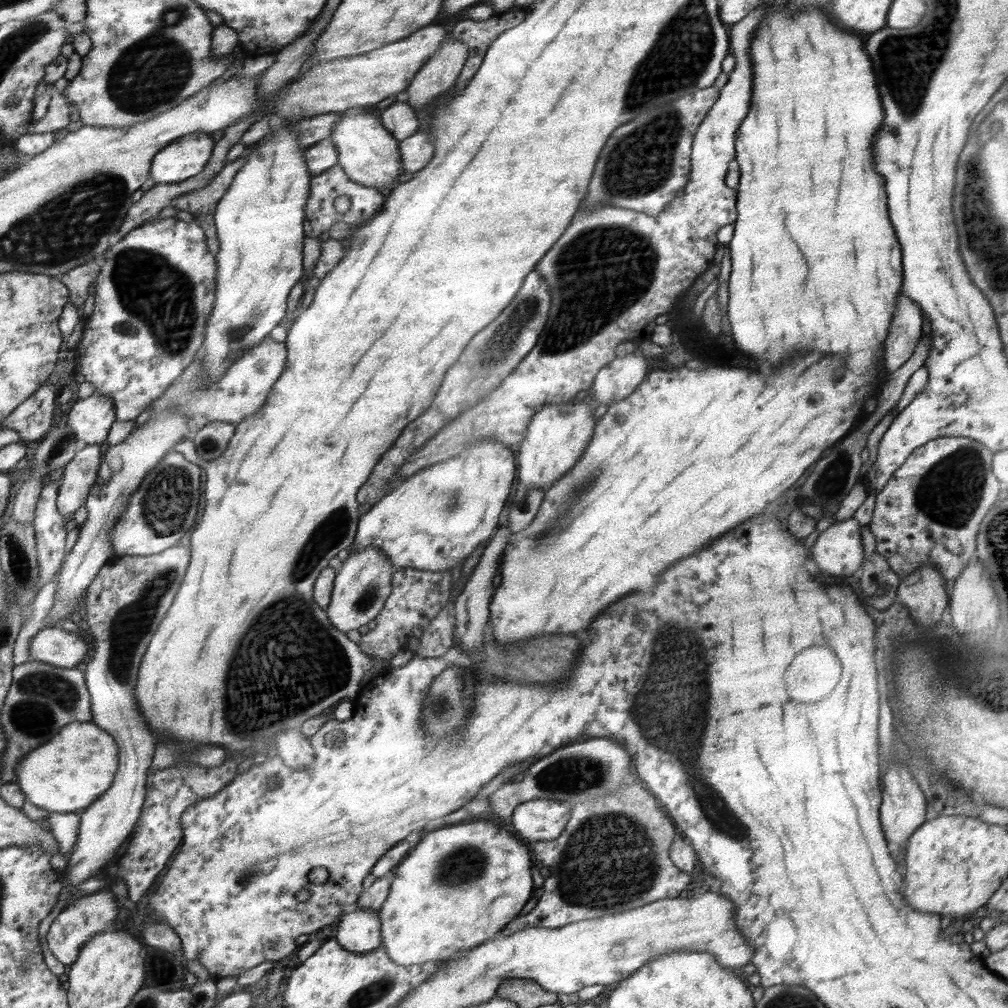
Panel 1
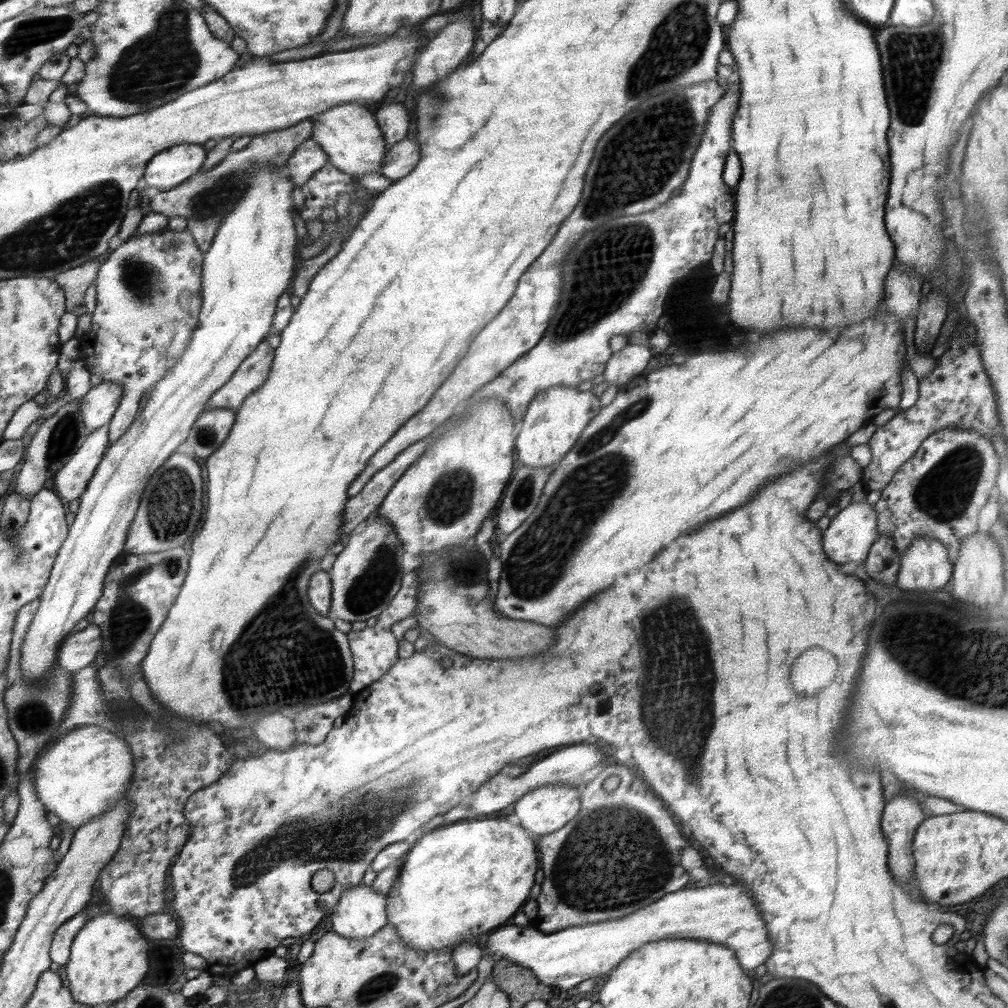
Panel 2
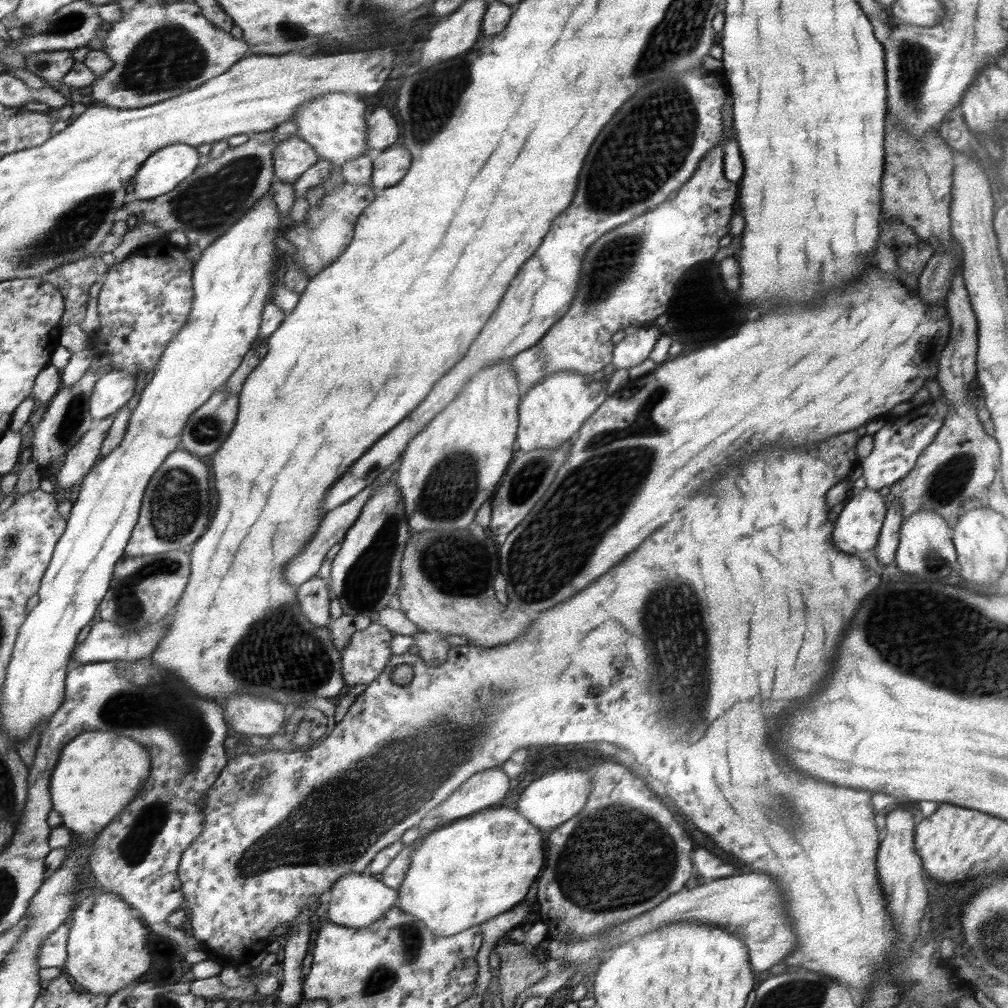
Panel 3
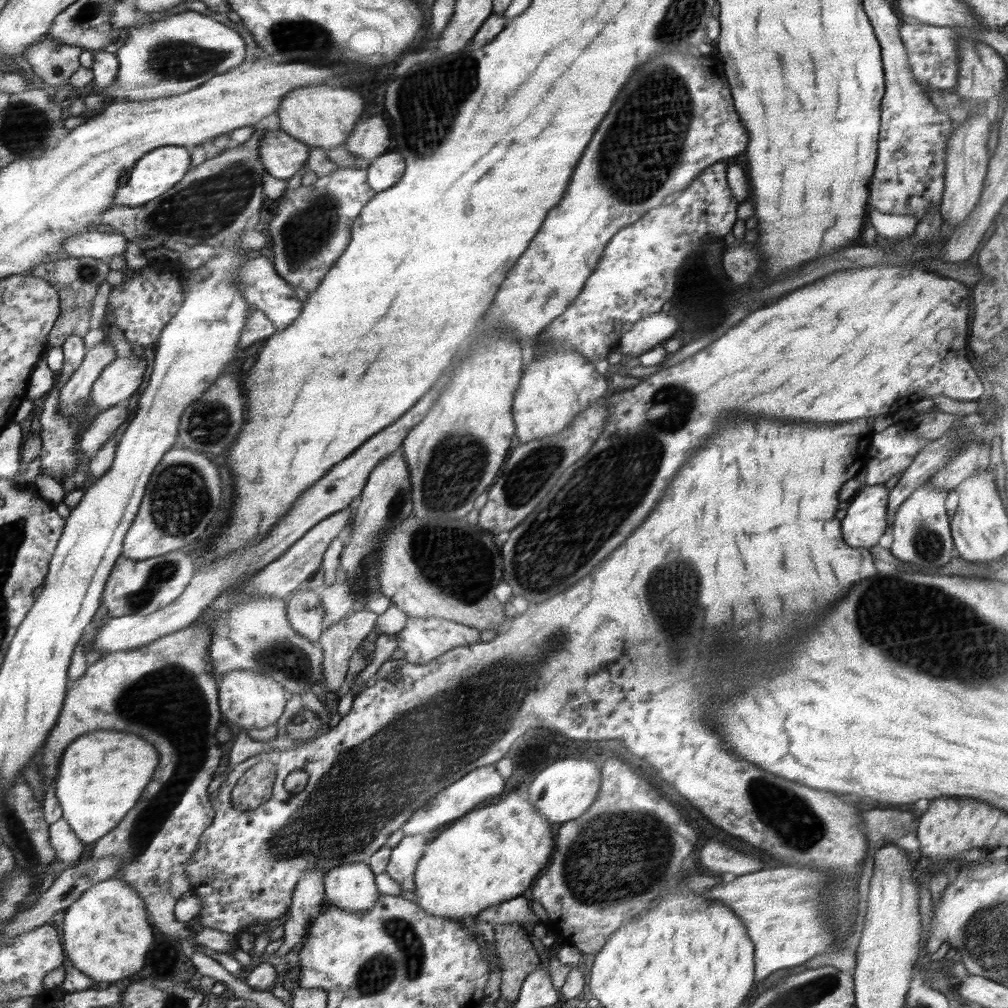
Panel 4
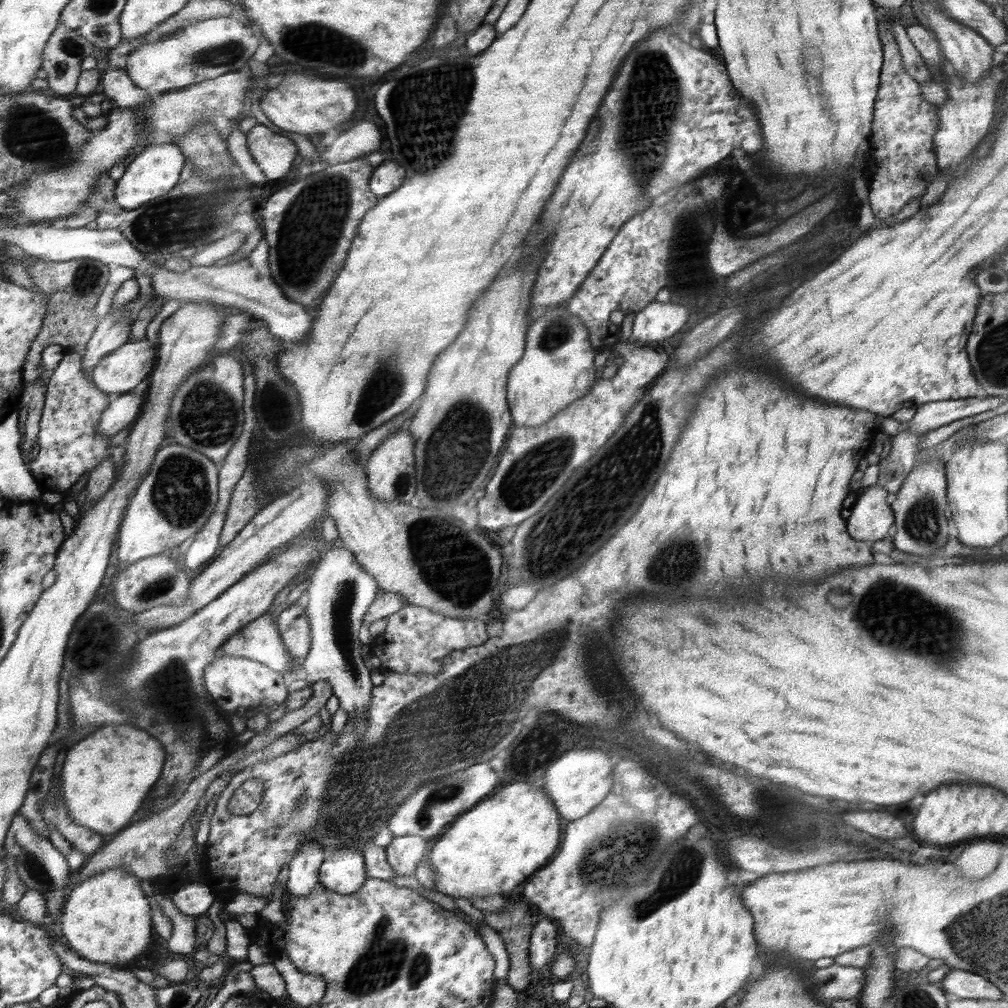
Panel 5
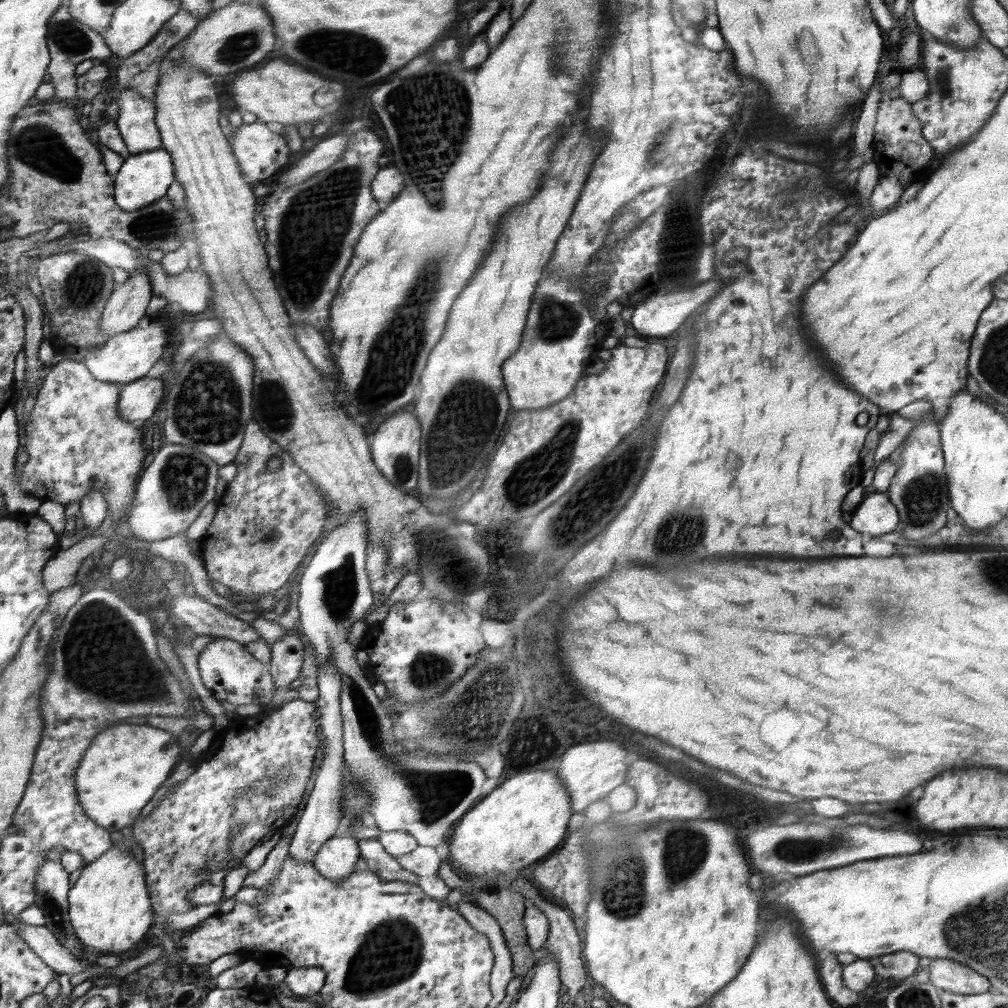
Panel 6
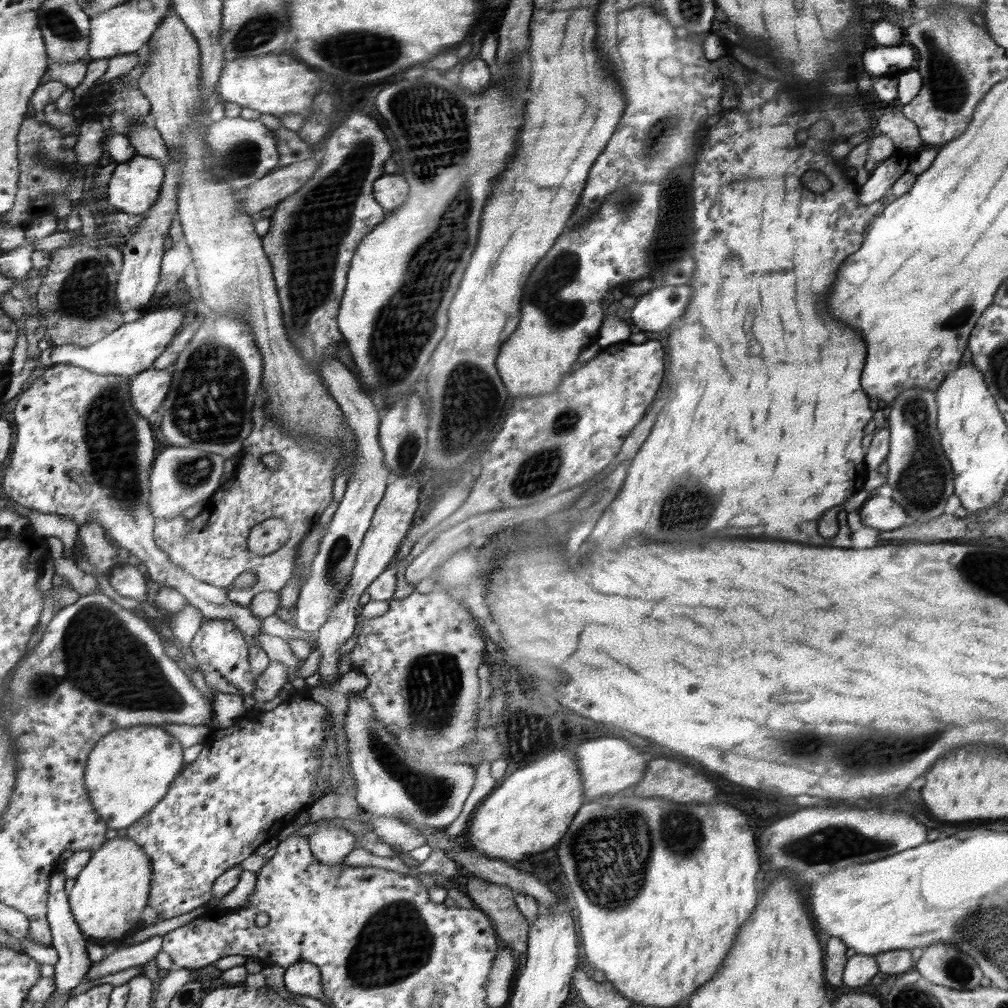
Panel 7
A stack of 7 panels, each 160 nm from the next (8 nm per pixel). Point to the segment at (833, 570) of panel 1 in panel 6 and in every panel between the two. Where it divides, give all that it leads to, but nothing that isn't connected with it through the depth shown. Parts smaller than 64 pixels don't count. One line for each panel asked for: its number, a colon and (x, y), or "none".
2: (852, 532)
3: (859, 524)
4: (866, 520)
5: (871, 517)
6: (876, 514)

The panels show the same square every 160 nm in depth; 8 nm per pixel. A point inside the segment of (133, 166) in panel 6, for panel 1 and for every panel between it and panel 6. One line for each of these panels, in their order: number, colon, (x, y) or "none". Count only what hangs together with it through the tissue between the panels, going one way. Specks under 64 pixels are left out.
1: (185, 158)
2: (168, 169)
3: (164, 170)
4: (160, 170)
5: (155, 171)

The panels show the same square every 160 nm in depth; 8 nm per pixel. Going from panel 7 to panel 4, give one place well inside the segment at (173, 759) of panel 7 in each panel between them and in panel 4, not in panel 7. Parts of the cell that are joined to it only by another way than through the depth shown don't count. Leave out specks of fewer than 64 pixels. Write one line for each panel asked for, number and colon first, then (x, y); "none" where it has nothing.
4: (95, 795)
5: (105, 778)
6: (119, 773)

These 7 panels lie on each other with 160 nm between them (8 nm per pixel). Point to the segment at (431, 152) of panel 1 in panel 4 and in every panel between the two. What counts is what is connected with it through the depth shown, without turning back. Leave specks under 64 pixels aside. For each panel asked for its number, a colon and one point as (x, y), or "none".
2: (403, 156)
3: (390, 166)
4: (385, 171)

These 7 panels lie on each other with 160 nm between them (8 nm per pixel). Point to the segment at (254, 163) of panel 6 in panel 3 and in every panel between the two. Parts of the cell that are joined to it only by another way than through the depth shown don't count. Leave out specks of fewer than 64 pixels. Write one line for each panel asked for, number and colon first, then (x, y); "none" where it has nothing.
3: (294, 156)
4: (282, 155)
5: (274, 153)

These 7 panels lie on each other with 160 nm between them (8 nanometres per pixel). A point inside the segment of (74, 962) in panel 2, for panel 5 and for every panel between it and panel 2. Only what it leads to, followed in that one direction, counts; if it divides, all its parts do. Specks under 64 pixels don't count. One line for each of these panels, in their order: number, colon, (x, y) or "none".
3: (106, 947)
4: (106, 933)
5: (106, 919)

